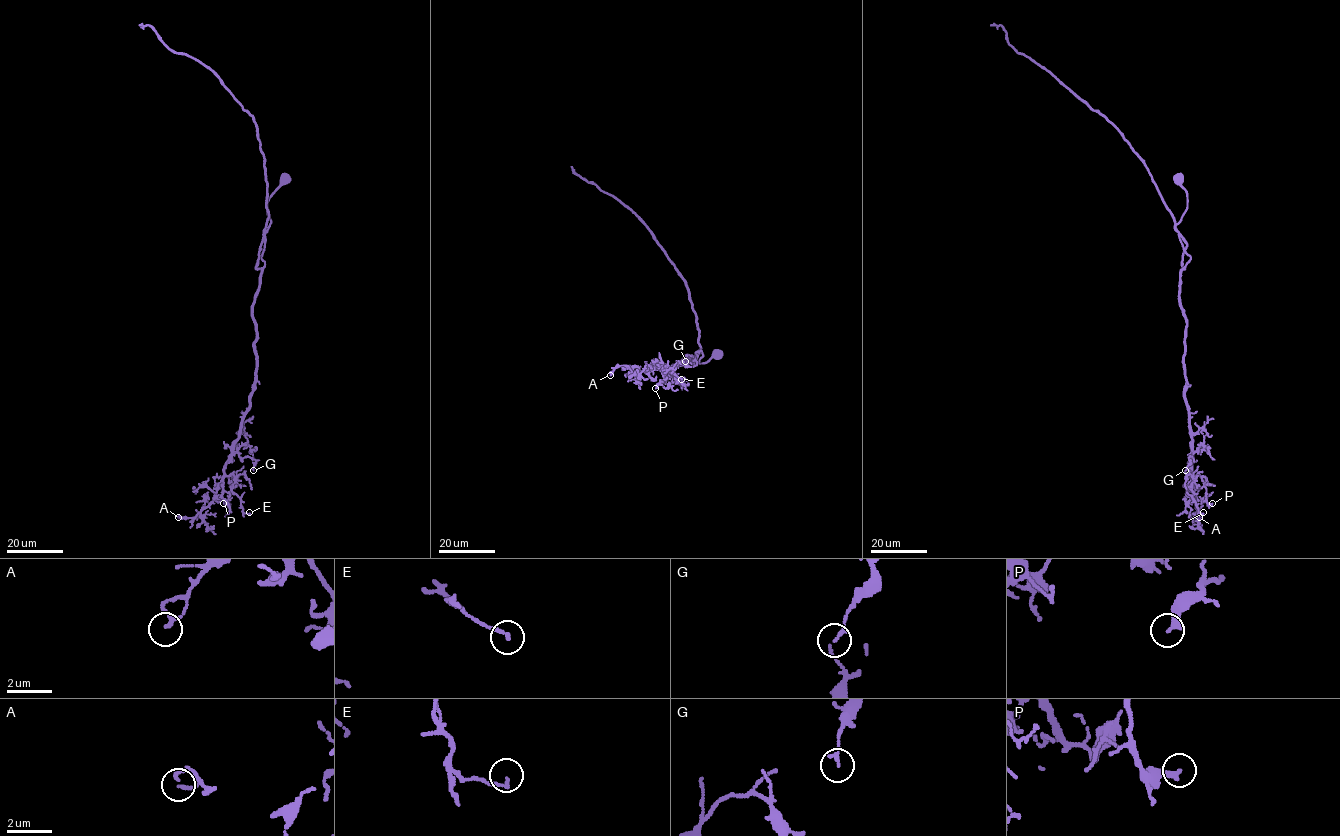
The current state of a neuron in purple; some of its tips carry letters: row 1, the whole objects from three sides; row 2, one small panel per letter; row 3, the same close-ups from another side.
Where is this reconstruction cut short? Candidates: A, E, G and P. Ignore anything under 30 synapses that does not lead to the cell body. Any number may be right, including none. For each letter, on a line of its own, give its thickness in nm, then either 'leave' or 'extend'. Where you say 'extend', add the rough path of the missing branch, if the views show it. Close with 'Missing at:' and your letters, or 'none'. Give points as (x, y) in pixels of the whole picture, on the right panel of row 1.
A: 150 nm | leave
E: 150 nm | leave
G: 140 nm | leave
P: 280 nm | leave
Missing at: none

